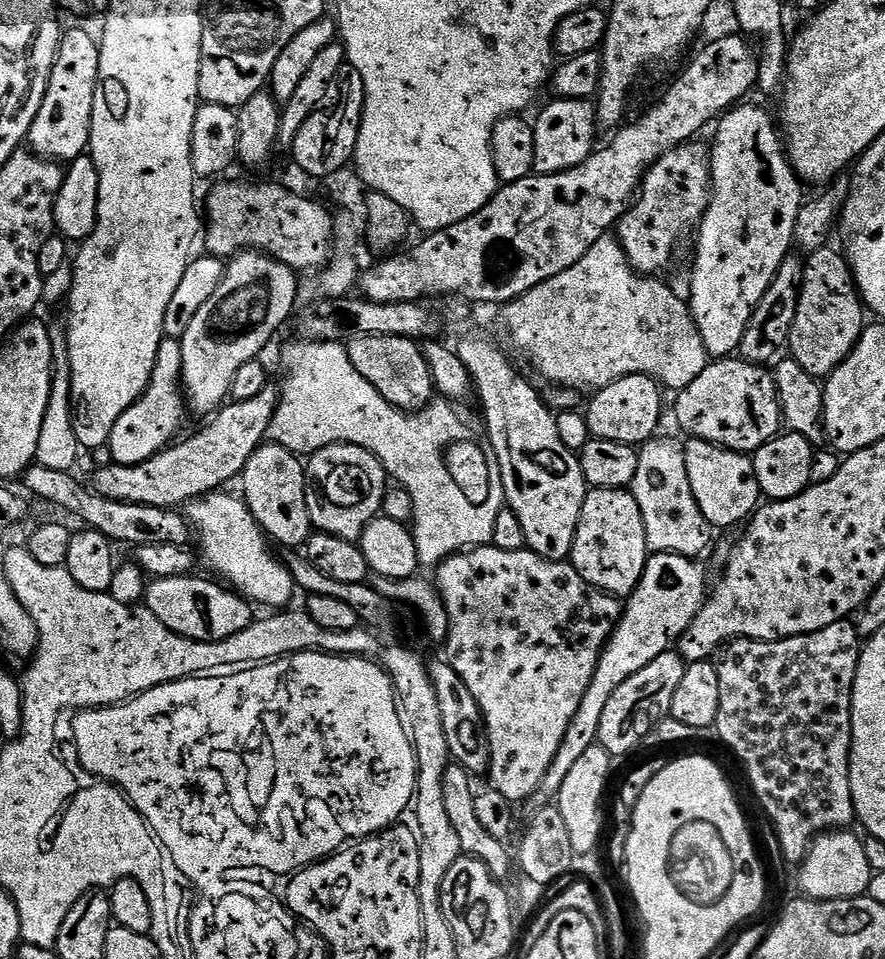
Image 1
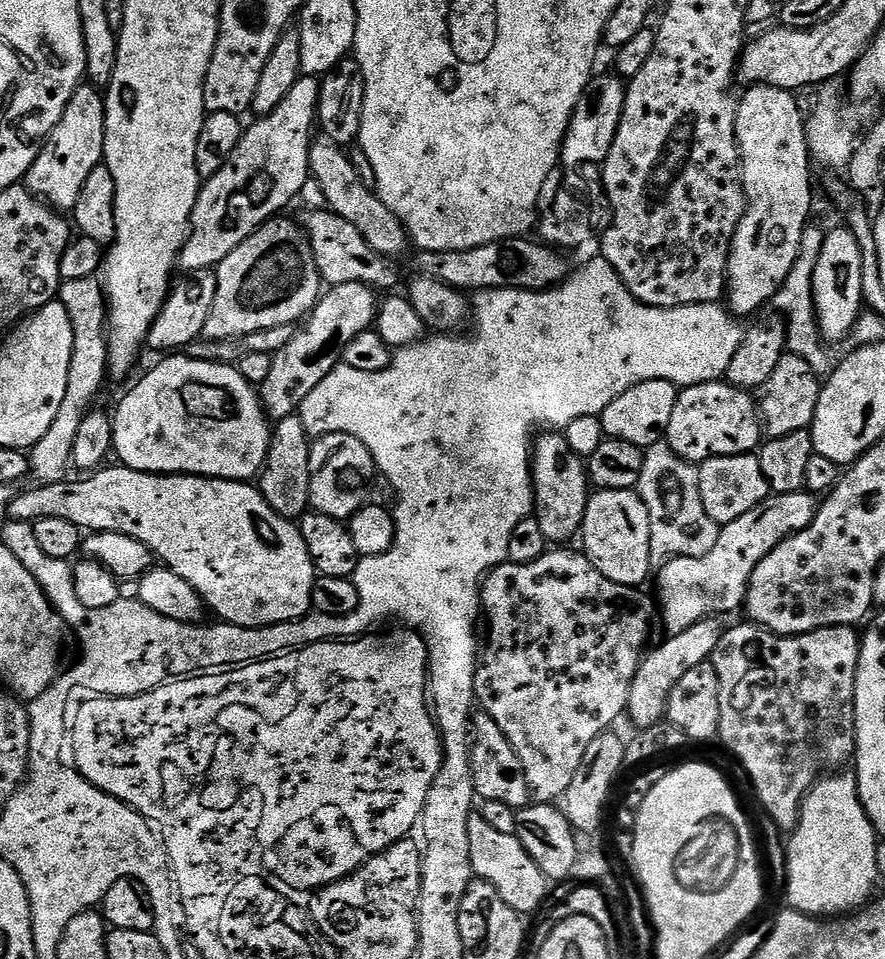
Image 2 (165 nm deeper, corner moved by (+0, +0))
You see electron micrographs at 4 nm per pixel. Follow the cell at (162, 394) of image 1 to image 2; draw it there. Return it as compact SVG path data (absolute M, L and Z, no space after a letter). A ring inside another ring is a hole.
M168 354L163 357L161 364L156 364L124 397L120 400L116 412L112 416L112 446L114 456L121 465L135 471L159 474L183 474L185 476L207 476L210 480L242 480L252 482L259 477L266 458L268 444L272 440L272 428L264 405L260 402L260 393L246 378L242 378L239 367L231 364L215 364L188 354Z

